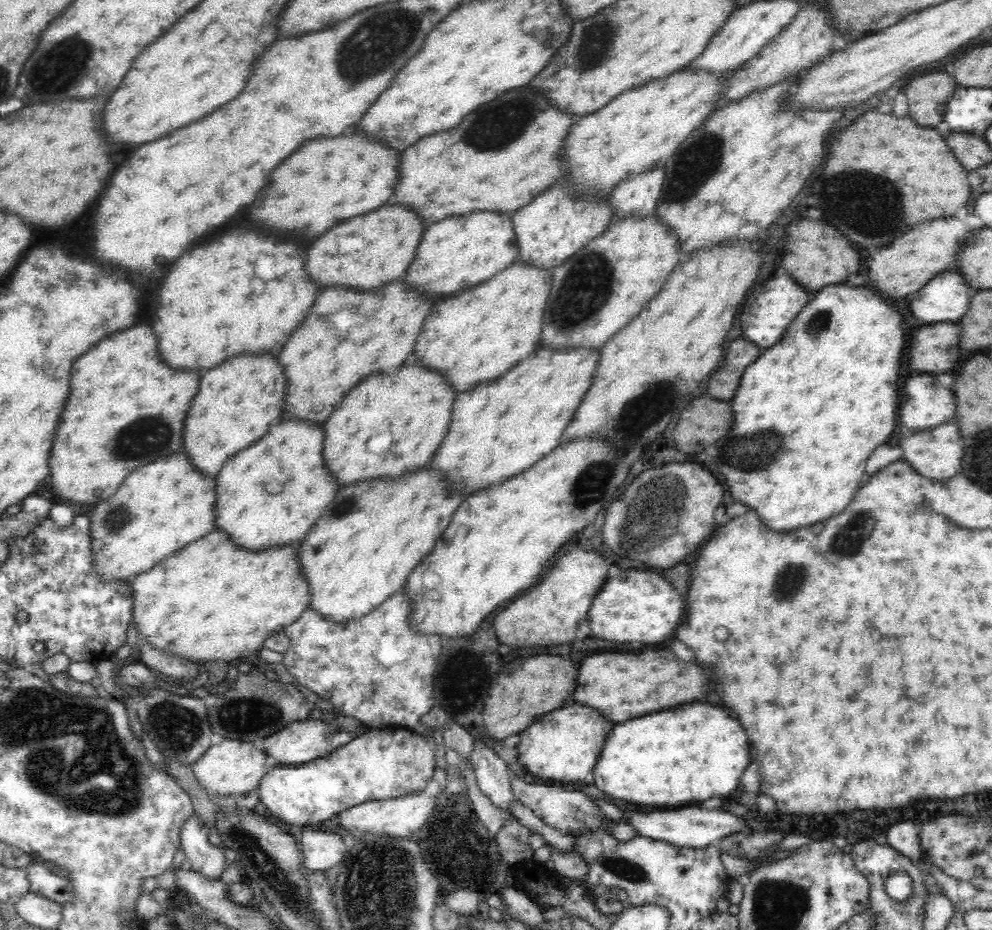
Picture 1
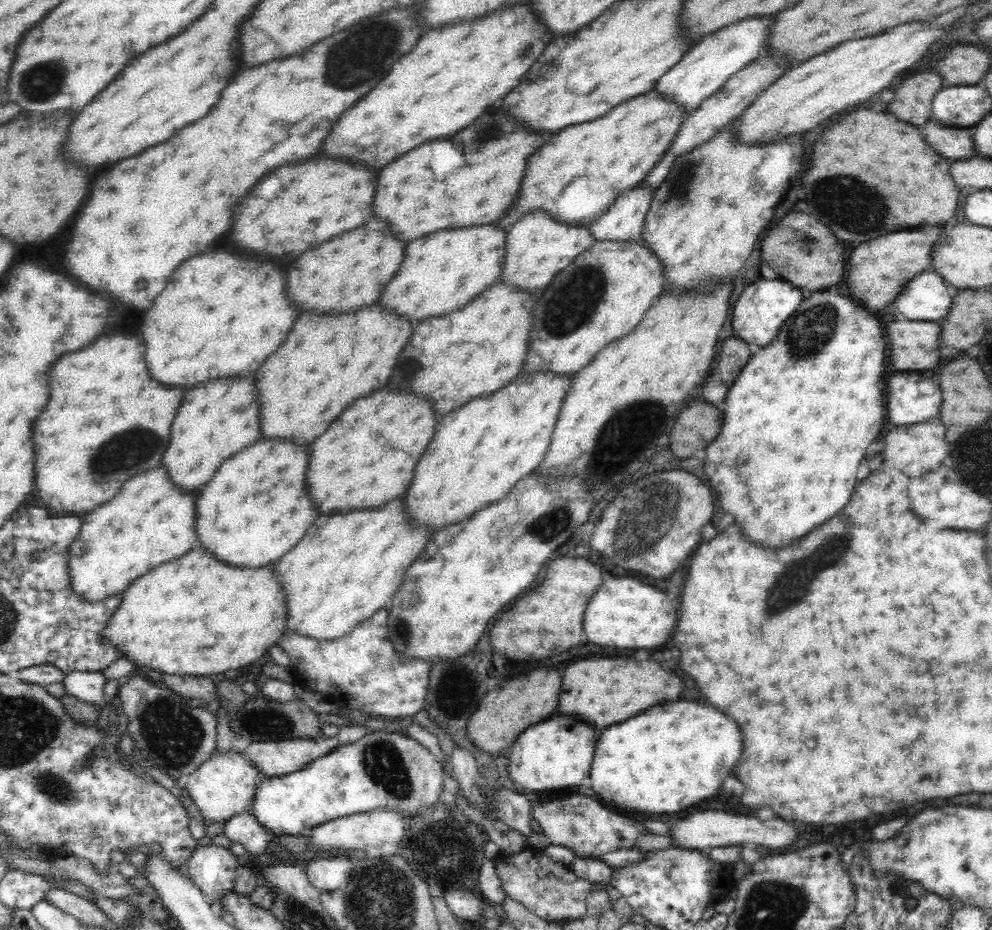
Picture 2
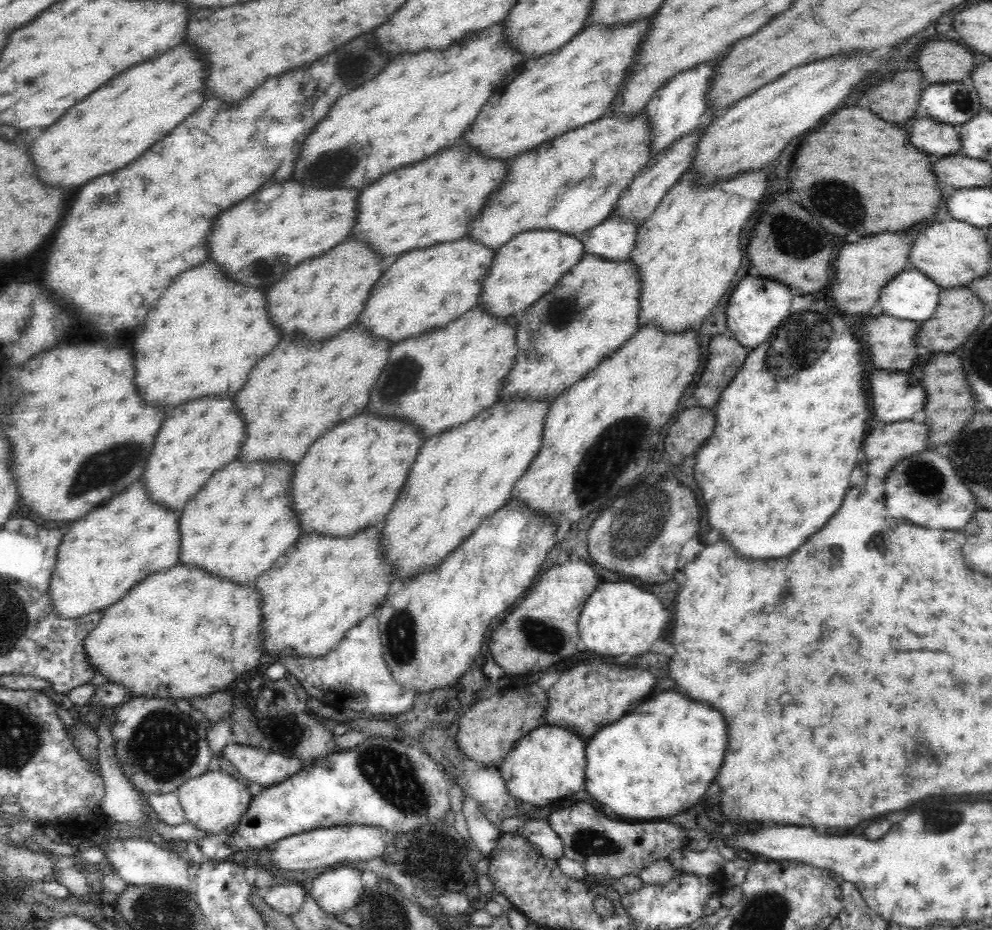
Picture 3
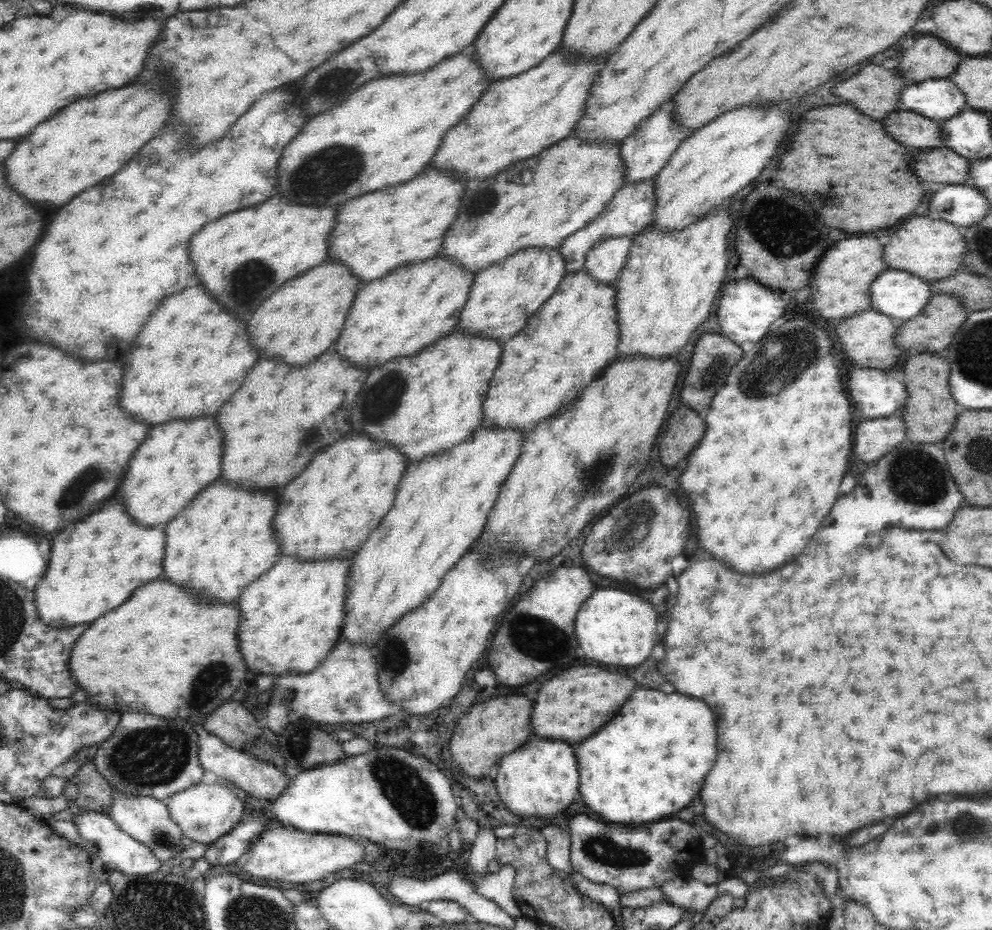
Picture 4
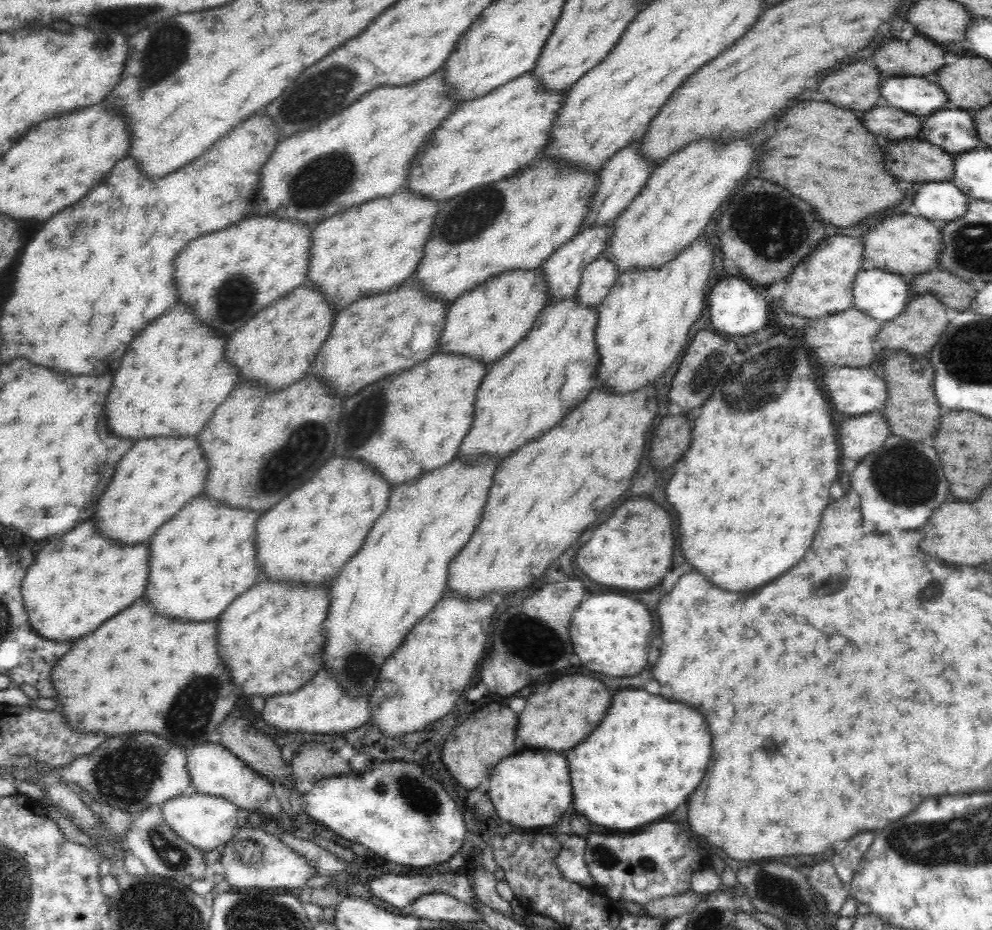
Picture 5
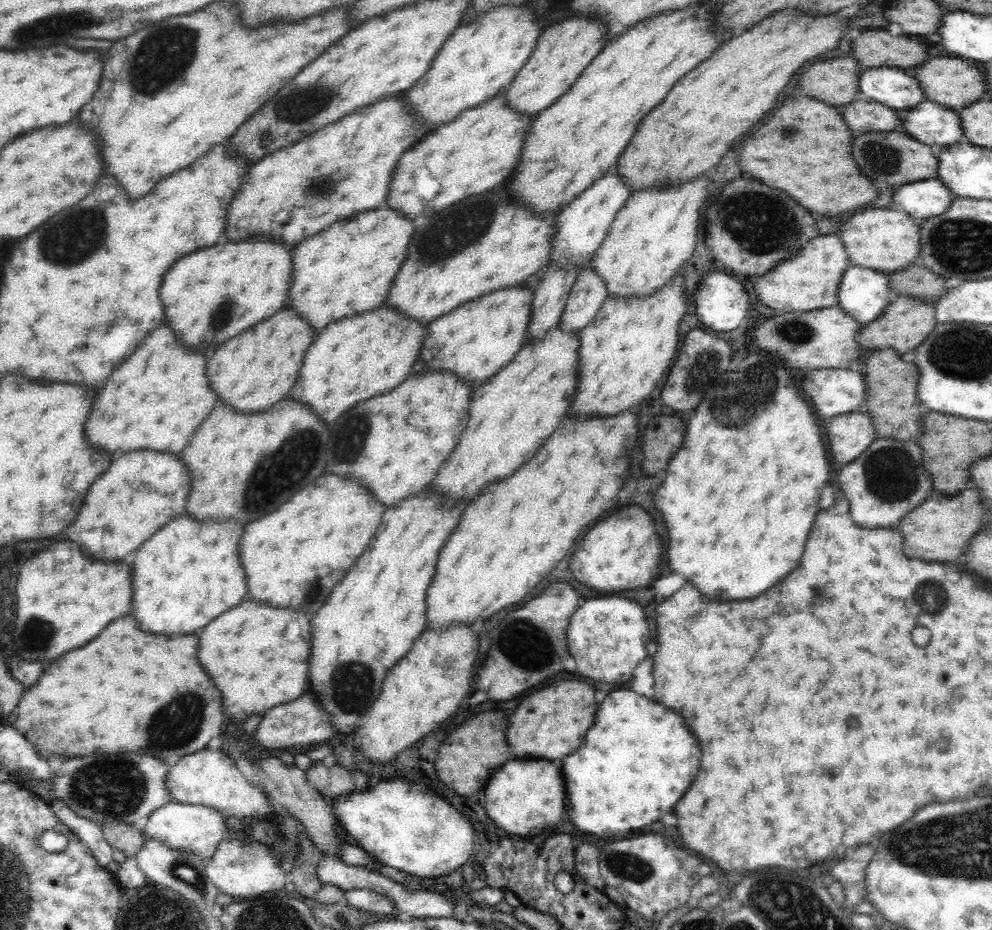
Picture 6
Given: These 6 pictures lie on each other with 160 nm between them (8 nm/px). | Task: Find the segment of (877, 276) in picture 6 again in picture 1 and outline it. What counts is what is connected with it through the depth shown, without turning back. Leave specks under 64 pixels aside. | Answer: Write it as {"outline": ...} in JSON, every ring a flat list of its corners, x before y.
{"outline":[[943,271,909,297,910,314,926,324,957,322,968,310,970,292,961,273]]}

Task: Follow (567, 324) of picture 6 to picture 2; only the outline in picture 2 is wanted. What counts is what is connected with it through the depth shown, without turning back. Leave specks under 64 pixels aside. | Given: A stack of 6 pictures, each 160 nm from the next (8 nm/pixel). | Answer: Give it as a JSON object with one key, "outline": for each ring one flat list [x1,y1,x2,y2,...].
{"outline":[[644,186,622,193,597,221,588,226,594,242,640,241,653,193,652,189,644,189]]}

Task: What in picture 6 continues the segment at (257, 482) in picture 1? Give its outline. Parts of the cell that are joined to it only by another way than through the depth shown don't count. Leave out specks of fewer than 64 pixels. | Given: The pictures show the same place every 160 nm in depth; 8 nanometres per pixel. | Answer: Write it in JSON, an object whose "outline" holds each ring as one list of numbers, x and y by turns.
{"outline":[[184,514,157,530,129,558,132,568,133,602,130,613,146,632,172,634,198,634,210,620,238,606,246,598,245,572,238,556,238,540,244,528,236,522,202,522]]}

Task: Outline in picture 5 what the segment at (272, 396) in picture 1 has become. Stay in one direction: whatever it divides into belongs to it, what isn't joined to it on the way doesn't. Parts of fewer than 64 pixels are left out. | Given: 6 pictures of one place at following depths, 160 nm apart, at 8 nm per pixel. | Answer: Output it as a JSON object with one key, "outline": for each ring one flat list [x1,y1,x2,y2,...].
{"outline":[[196,438,138,440,118,462,114,480,98,502,94,520,98,520,100,532,106,532,110,540,122,540,122,545,142,545,166,520,172,520,187,502,201,494,207,475,208,466]]}

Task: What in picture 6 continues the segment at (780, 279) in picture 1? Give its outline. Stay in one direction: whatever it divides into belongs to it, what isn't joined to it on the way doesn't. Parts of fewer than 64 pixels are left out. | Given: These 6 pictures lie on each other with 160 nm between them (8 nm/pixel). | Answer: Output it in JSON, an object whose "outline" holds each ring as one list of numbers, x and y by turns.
{"outline":[[710,272,698,281,698,287,691,296,693,300,694,312,709,330,716,332,728,332,738,328,740,322,744,322,744,318,748,316,751,306,748,304,748,293,741,283,738,283,730,274,722,274,722,272]]}

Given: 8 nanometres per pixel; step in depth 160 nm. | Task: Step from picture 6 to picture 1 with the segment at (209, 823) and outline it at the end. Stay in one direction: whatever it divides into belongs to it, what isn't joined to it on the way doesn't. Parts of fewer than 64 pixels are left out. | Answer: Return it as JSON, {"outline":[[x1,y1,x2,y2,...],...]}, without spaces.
{"outline":[[224,739,220,744,210,745,207,751,191,766,198,784,210,798,217,796,243,796,256,791,262,777,267,773,264,748,252,749,251,741]]}

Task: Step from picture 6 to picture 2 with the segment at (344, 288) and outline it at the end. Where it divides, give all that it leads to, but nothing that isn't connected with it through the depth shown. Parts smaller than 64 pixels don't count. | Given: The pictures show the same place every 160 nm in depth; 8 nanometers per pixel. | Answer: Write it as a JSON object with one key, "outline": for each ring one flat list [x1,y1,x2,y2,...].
{"outline":[[490,108,456,136,462,136,466,166,456,170,452,178,436,180,432,176,430,144,422,144,380,170,378,192,374,194,374,216,386,220,388,227,394,228,394,234,398,232,406,242,442,229,490,225,501,219,517,200,529,158,544,144,540,134,522,132,520,124,500,108]]}

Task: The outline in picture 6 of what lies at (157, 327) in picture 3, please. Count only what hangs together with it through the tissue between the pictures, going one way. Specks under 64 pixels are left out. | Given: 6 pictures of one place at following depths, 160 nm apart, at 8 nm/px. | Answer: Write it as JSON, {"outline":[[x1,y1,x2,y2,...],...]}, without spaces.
{"outline":[[160,326,158,330,154,329,150,333,150,336,144,340,144,344,142,344,124,364,120,364,118,370,112,372,112,376,110,376,108,382,106,382,106,386,98,392,96,402,94,402,94,408,90,410,90,416,88,416,88,422,86,422,86,440,90,440,90,444,94,444,94,448,106,448,106,452,110,452,110,454,116,454,118,450,120,450,120,452,134,452,134,450,138,450,138,448,154,448,154,452,173,454,174,452,180,454,180,450,183,451,184,446,186,446,188,440,190,440,190,436,194,434,194,430,202,424,202,420,204,420,208,414,210,414,212,408,214,408,217,396,208,388,209,382,206,380,206,376,204,376,204,370,206,370,206,356,184,348,176,338,176,333,172,332,172,329,168,328,168,326]]}

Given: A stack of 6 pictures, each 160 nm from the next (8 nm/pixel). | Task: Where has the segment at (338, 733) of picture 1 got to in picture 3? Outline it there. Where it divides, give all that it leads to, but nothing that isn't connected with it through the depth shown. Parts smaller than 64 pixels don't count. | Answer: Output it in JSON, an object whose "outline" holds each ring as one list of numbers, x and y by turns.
{"outline":[[233,740,220,753,220,759,229,761,244,778,259,784,263,789,277,785,279,781,298,774,305,767,298,757,241,745]]}

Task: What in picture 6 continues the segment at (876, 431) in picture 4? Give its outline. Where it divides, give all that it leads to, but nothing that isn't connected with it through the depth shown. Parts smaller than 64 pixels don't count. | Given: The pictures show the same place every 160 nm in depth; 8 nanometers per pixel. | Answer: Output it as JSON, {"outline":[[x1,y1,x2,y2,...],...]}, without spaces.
{"outline":[[862,409,833,416,823,421,823,425,834,461,834,471,861,456,877,438,873,420]]}

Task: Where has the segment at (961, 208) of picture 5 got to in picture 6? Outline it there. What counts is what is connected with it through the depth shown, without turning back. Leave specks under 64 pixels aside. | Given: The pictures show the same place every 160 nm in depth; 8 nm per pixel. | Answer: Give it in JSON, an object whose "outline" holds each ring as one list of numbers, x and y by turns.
{"outline":[[935,178,902,184,895,187,894,202,896,210,904,211,919,226,933,216,941,215,950,206,950,189]]}

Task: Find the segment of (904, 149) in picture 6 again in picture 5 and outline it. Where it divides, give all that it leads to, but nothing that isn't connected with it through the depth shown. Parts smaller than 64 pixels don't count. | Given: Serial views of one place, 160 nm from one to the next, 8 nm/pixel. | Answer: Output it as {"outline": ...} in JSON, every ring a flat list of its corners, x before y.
{"outline":[[922,137,904,139,888,146,886,168,906,182,951,181,954,156]]}

